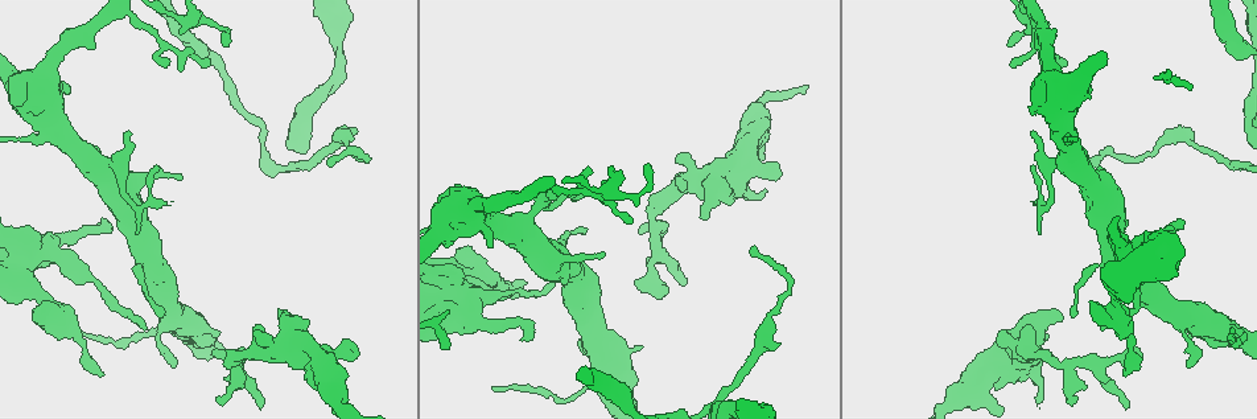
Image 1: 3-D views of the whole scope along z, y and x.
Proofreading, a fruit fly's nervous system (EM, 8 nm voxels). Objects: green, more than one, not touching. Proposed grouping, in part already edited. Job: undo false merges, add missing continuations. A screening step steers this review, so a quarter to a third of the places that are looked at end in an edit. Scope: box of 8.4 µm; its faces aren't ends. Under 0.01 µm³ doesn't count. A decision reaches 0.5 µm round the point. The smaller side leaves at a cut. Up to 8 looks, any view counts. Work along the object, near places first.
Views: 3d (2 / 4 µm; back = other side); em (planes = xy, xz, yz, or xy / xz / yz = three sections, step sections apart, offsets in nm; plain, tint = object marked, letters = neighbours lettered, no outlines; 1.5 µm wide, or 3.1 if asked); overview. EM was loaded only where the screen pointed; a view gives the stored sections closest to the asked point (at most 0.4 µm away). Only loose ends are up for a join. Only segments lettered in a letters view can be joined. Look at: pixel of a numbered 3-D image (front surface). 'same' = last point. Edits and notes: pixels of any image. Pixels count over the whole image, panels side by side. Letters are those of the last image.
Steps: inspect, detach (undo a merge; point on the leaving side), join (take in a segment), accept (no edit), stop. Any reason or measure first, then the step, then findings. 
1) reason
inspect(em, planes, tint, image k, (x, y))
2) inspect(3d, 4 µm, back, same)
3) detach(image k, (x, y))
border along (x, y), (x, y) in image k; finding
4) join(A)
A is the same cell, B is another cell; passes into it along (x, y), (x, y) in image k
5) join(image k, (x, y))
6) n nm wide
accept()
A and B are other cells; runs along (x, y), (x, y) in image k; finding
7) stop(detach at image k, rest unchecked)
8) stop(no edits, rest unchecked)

thick turns thin
inspect(em, xz, step 8, tint, image 1, (744, 190))

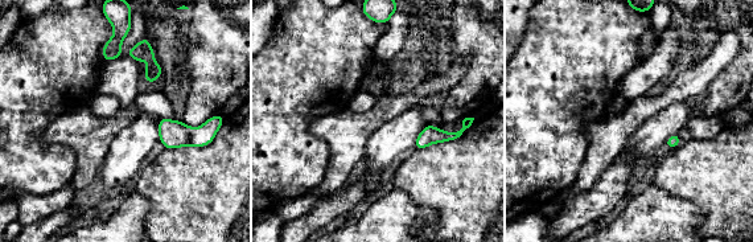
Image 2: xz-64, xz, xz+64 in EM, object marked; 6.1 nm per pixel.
another direction
inspect(em, planes, letters, same)

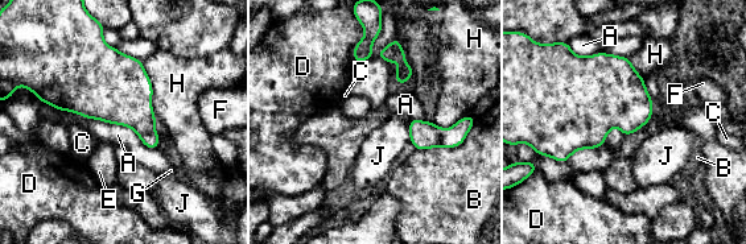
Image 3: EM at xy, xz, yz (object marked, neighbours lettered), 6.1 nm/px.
accept()
A, B, C, D, E, F, G, H and J are other cells; border along (141, 61), (156, 118) in image 3; one cell here

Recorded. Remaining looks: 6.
branch stops here
inspect(em, xy, step 8, letters, image 1, (181, 174))

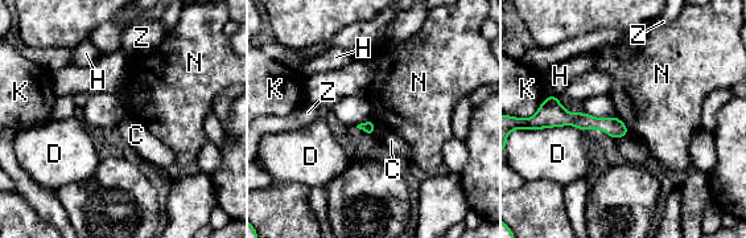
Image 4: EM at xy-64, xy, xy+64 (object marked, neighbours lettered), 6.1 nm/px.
cut it another way
inspect(em, planes, letters, same)

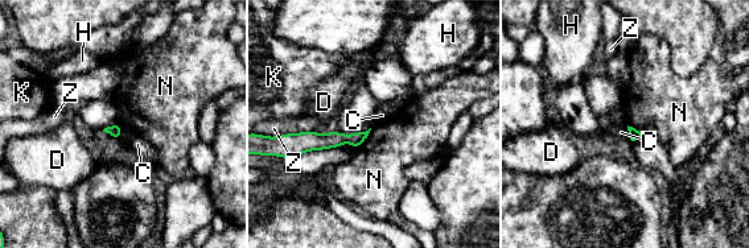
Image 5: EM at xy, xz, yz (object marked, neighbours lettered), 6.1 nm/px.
accept()
C, D, H, K, N and Z are other cells; runs along (363, 135), (357, 139), (296, 140) in image 5; none of them fits

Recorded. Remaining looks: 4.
free end
inspect(em, xz, step 4, letters, image 1, (108, 223))

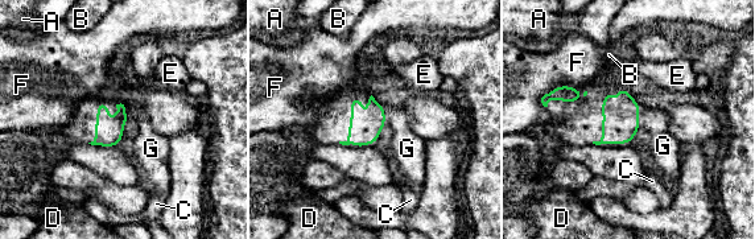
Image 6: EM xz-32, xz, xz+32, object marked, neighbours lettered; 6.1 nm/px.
170 nm wide
join(G)
G is the same cell, A, B, C, D, E and F are other cells; passes into it along (361, 132), (383, 112), (405, 147) in image 6; it goes on there

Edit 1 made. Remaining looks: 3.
stop(join at image 6, rest unchecked)

